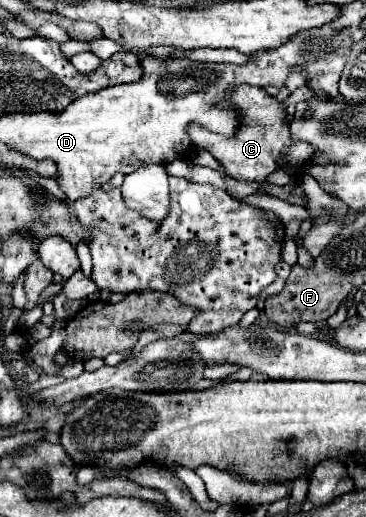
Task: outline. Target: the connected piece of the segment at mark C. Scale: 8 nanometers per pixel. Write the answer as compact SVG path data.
M251 85L235 87L229 95L229 101L235 109L241 109L239 113L241 125L237 127L235 135L231 137L217 135L197 123L191 123L187 127L191 143L207 149L219 161L219 165L223 165L227 175L245 181L263 181L269 173L273 173L279 167L277 163L279 163L281 149L293 143L289 137L289 121L283 119L283 105L275 101L265 89L251 87Z

